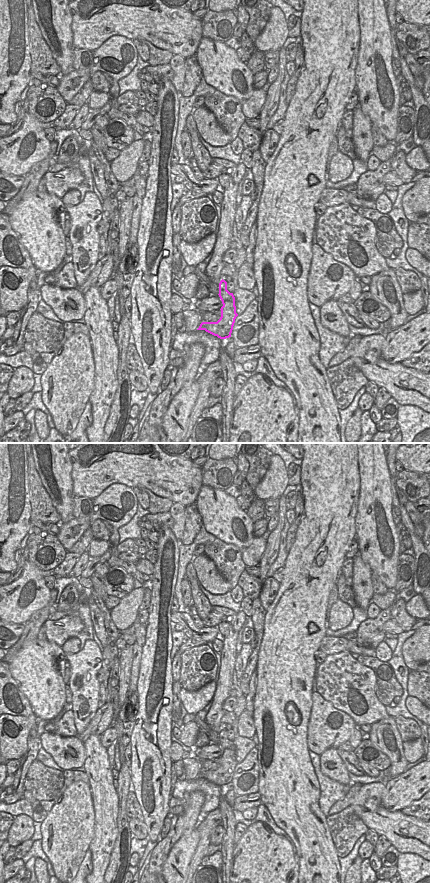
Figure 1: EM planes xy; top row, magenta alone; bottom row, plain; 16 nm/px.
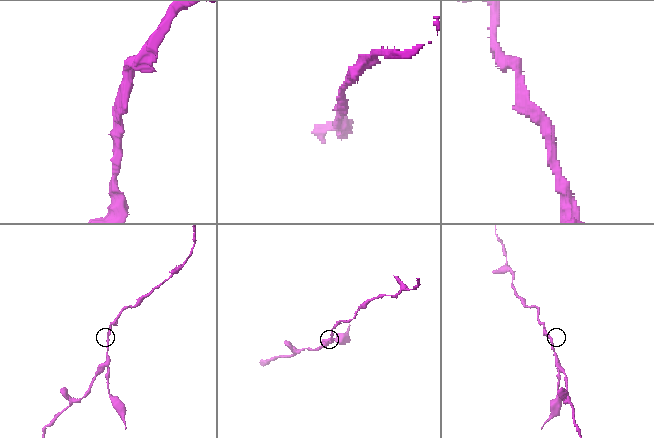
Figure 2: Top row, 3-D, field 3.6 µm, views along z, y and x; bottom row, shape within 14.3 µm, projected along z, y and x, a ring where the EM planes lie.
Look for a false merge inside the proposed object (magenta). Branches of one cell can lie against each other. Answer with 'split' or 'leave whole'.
split

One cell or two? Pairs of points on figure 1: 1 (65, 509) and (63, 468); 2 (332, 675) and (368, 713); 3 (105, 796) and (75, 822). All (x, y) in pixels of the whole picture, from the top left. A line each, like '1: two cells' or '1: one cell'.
1: one cell
2: one cell
3: two cells

